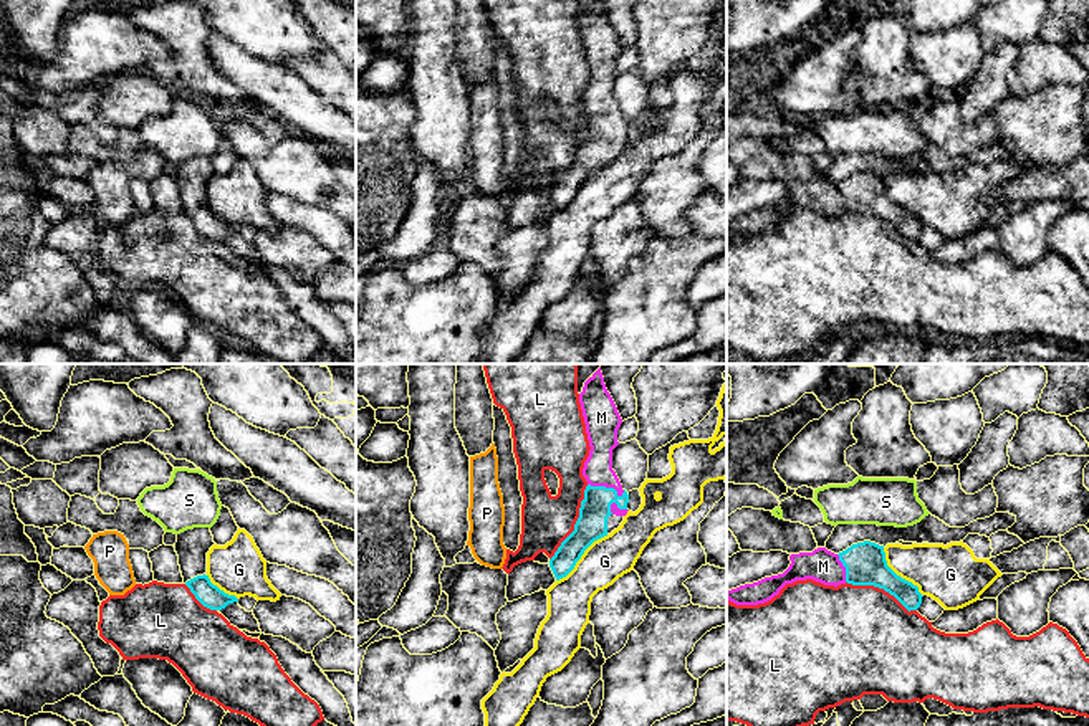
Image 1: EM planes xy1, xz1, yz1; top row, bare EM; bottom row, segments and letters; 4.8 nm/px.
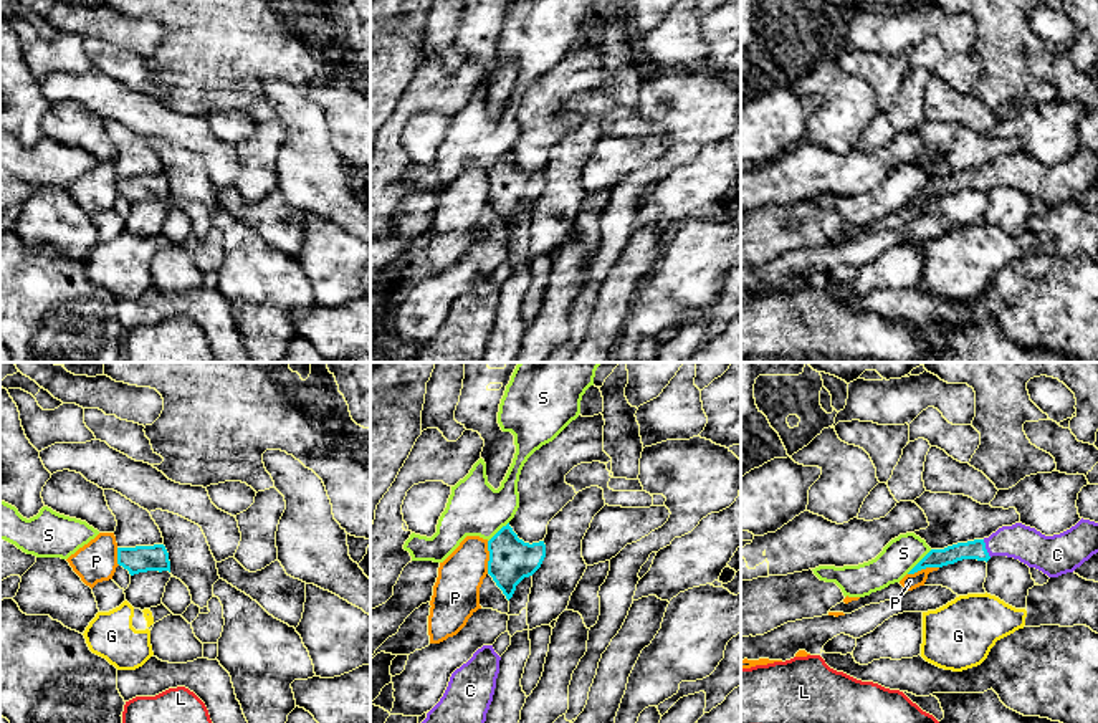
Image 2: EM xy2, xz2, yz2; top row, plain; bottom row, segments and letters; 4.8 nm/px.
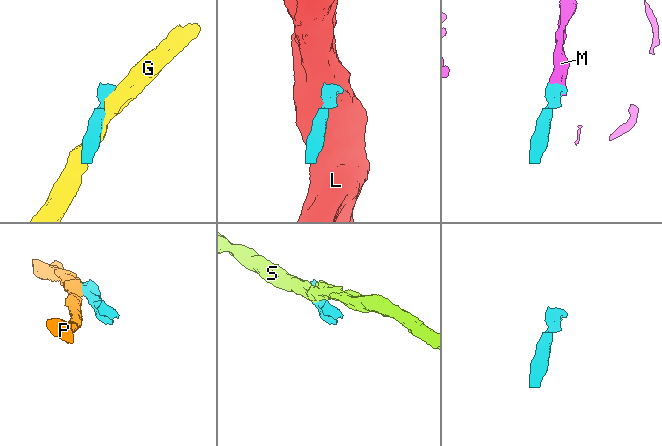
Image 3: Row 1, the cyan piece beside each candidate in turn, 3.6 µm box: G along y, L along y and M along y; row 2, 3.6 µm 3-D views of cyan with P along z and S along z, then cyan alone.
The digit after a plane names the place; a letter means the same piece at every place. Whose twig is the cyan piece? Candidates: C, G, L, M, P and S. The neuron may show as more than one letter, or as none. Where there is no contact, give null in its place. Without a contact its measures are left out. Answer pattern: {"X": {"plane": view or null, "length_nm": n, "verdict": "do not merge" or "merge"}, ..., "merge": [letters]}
{"C": {"plane": "yz2", "length_nm": 100, "verdict": "merge"}, "G": {"plane": "xz1", "length_nm": 340, "verdict": "do not merge"}, "L": {"plane": "xz1", "length_nm": 420, "verdict": "do not merge"}, "M": {"plane": "xz1", "length_nm": 190, "verdict": "merge"}, "P": {"plane": "xz2", "length_nm": 160, "verdict": "do not merge"}, "S": {"plane": "yz2", "length_nm": 170, "verdict": "do not merge"}, "merge": ["C", "M"]}

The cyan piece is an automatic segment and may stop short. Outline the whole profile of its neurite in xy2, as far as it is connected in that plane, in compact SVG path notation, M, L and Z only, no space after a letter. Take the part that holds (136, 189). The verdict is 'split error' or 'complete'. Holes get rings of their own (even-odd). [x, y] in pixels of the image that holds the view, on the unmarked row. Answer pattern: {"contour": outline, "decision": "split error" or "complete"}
{"contour": "M164 174L117 177L117 194L131 205L147 200L169 200L170 190Z", "decision": "complete"}

